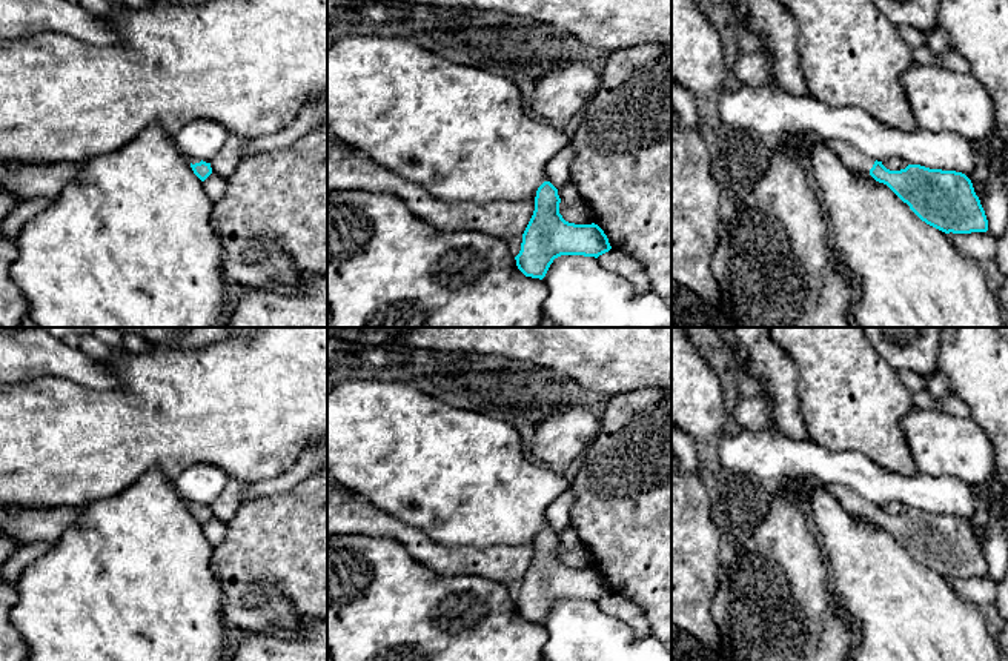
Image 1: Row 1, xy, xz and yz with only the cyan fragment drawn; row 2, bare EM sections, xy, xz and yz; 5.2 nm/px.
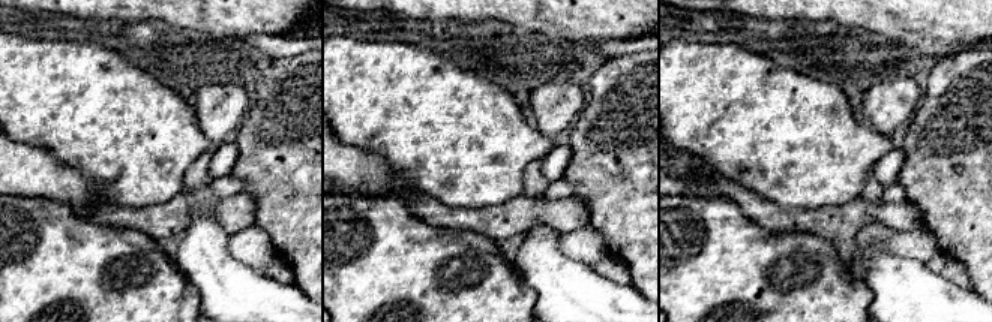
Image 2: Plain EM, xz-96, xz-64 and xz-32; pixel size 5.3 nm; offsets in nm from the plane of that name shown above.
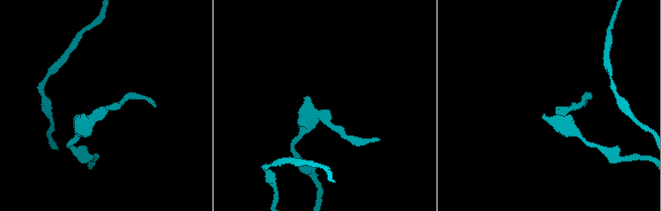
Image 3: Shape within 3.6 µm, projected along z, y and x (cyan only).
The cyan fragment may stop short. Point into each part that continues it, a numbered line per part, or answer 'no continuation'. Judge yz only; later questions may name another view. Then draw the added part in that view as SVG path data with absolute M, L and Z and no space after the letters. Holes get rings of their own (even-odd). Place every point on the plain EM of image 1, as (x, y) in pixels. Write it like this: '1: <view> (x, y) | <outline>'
1: yz (773, 601) | M797 478L797 489L796 489L796 490L790 490L790 489L788 489L788 487L787 487L787 486L784 486L784 484L778 484L778 486L770 486L770 503L768 503L768 510L767 510L767 515L765 515L765 518L764 518L764 521L762 521L762 523L761 523L761 524L759 524L759 526L758 526L758 529L756 529L756 530L754 530L754 533L753 533L753 535L751 535L751 536L750 536L750 538L748 538L748 540L747 540L747 541L745 541L745 544L744 544L744 549L742 549L742 552L741 552L741 553L721 553L721 569L719 569L719 575L718 575L718 581L716 581L716 590L715 590L715 595L713 595L713 600L711 600L711 606L710 606L710 610L711 610L711 616L713 616L713 619L715 619L715 623L716 623L716 626L718 626L718 630L719 630L719 636L721 636L721 644L722 644L722 650L724 650L724 653L725 653L725 658L727 658L727 661L848 661L848 650L850 650L850 644L851 644L851 627L853 627L853 626L851 626L851 624L848 624L848 623L847 623L847 621L845 621L845 619L844 619L844 618L842 618L842 616L841 616L841 610L842 610L842 609L841 609L841 604L839 604L839 601L837 601L837 598L836 598L836 595L834 595L834 593L833 593L833 589L831 589L831 581L830 581L830 576L828 576L828 573L827 573L827 569L825 569L825 566L824 566L824 558L825 558L825 555L824 555L824 552L822 552L822 547L821 547L821 544L819 544L819 541L817 541L817 540L816 540L816 538L814 538L814 536L813 536L813 533L811 533L811 532L810 532L810 529L808 529L808 526L807 526L807 515L808 515L808 498L810 498L810 492L811 492L811 490L813 490L813 489L816 489L816 487L819 487L819 486L822 486L822 487L824 487L824 489L825 489L825 490L827 490L827 492L828 492L828 493L831 493L831 495L834 495L834 497L836 497L836 498L837 498L837 500L839 500L839 501L841 501L841 504L842 504L842 506L845 506L845 507L847 507L847 509L848 509L848 510L850 510L850 512L854 512L854 513L859 513L859 515L864 515L864 517L870 517L870 513L871 513L871 512L873 512L873 509L874 509L874 506L876 506L876 504L874 504L874 503L871 503L871 501L868 501L868 500L865 500L865 498L862 498L862 497L860 497L860 495L859 495L859 493L856 493L856 492L854 492L854 490L851 490L851 489L850 489L850 487L848 487L848 486L845 486L845 484L831 484L831 486L824 486L824 484L821 484L821 483L817 483L817 481L816 481L816 480L807 480L807 478Z

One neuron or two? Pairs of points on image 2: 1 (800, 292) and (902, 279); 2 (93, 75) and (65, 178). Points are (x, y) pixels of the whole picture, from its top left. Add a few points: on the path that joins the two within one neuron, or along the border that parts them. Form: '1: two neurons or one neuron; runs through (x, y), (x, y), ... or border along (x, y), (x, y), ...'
1: two neurons; border along (863, 279), (872, 292), (869, 306)
2: two neurons; border along (38, 147), (96, 187)

